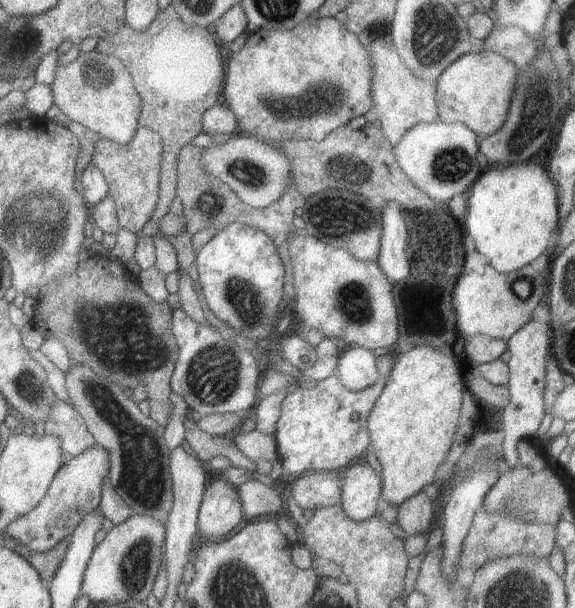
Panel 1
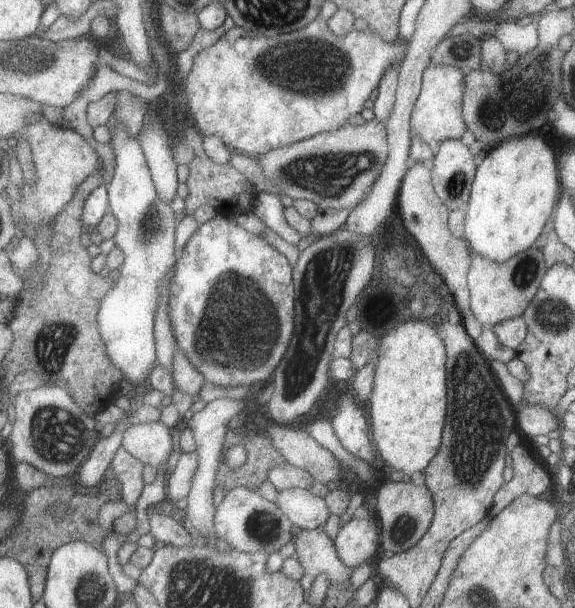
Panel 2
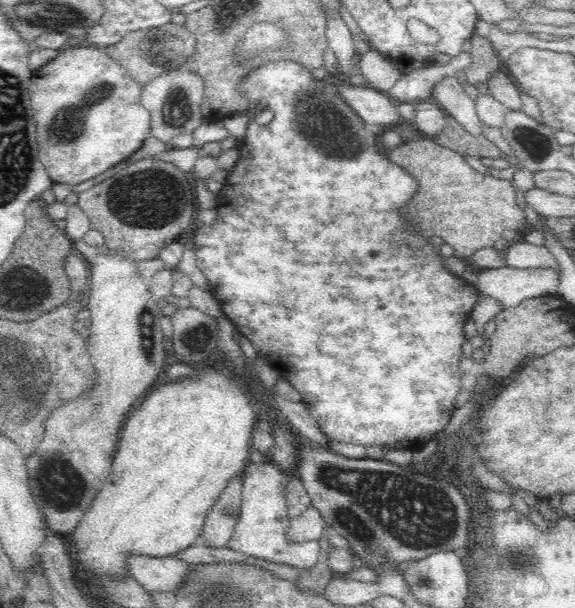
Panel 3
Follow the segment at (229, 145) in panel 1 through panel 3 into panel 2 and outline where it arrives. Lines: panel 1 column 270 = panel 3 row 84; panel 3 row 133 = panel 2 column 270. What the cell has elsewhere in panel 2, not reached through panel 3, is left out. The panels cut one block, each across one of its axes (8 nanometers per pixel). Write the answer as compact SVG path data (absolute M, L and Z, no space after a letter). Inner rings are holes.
M369 120L363 126L343 126L335 132L317 134L307 140L271 150L255 158L259 176L267 182L267 194L287 196L295 200L309 200L319 212L343 210L353 206L369 192L379 170L387 158L385 126Z

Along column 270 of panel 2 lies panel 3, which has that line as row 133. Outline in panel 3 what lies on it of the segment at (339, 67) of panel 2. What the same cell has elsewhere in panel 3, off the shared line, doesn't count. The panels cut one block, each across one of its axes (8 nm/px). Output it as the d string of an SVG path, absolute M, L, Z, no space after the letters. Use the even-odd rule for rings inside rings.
M98 46L60 50L30 84L40 162L54 184L78 186L136 154L152 136L152 116L140 102L142 86Z

